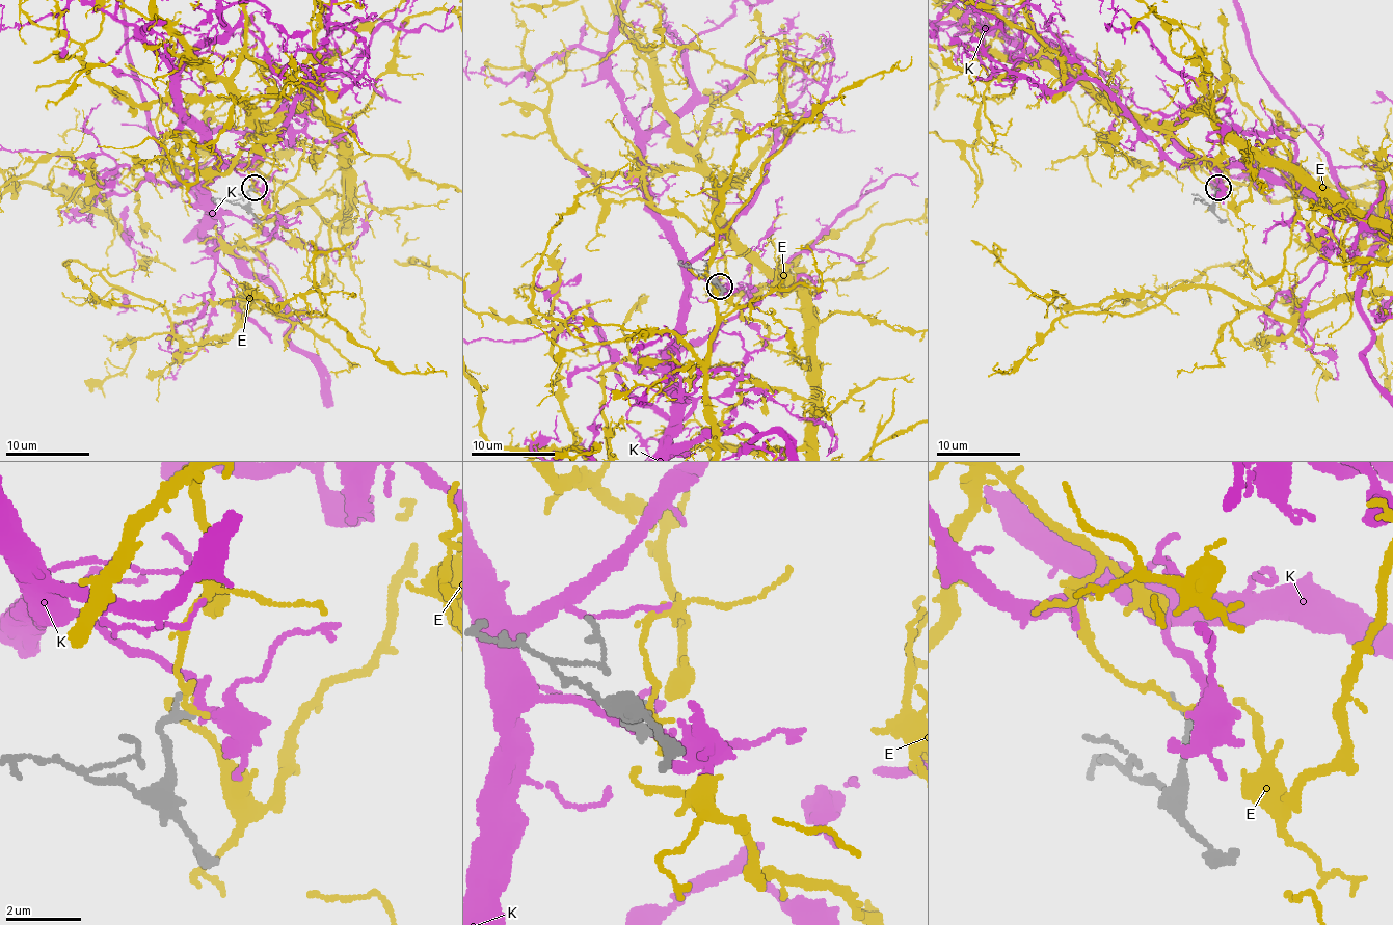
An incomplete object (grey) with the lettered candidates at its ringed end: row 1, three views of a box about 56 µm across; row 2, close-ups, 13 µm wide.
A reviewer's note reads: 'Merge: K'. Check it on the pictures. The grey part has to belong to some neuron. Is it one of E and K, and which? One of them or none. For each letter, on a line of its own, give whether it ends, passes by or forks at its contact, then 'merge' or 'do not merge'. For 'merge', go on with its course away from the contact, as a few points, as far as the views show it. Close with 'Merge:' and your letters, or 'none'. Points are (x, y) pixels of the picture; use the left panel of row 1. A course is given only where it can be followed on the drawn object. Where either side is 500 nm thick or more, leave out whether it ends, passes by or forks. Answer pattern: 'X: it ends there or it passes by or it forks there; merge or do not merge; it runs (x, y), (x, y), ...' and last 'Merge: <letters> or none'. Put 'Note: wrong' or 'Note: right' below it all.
E: it passes by; do not merge
K: it passes by; merge
Merge: K
Note: right

